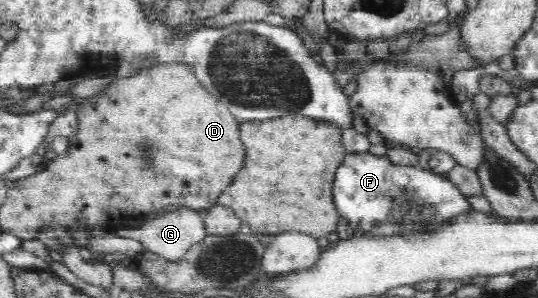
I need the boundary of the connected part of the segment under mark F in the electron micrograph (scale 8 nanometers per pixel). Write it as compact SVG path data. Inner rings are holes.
M368 151L346 154L336 170L334 202L338 213L358 235L410 235L428 229L450 226L456 218L477 212L460 193L460 188L448 181L446 173L435 174L420 166L402 166L393 163L387 155Z

